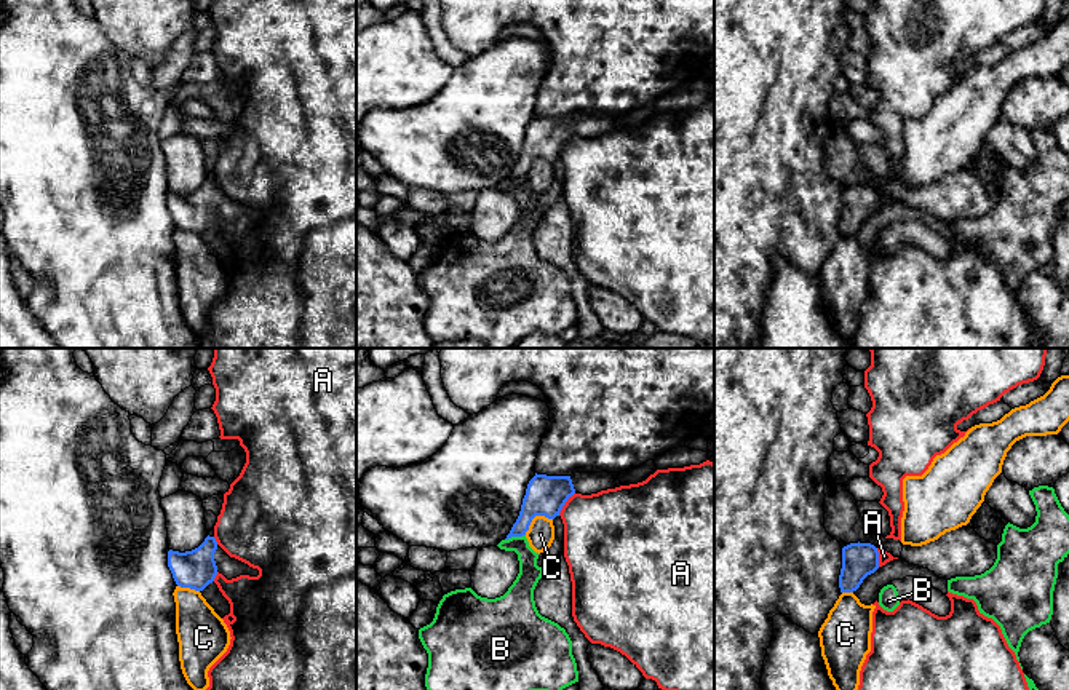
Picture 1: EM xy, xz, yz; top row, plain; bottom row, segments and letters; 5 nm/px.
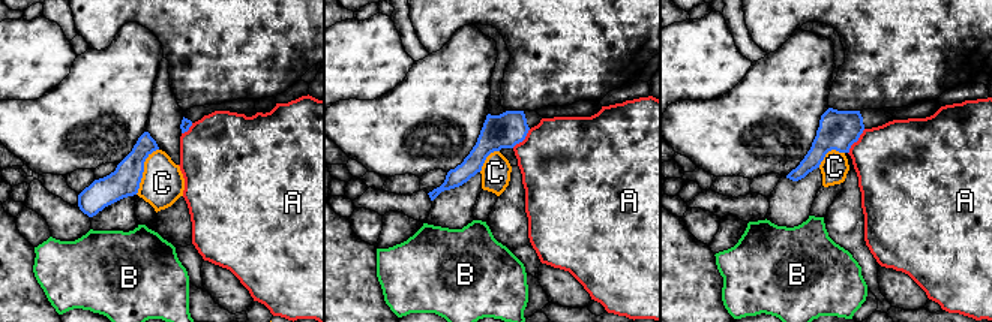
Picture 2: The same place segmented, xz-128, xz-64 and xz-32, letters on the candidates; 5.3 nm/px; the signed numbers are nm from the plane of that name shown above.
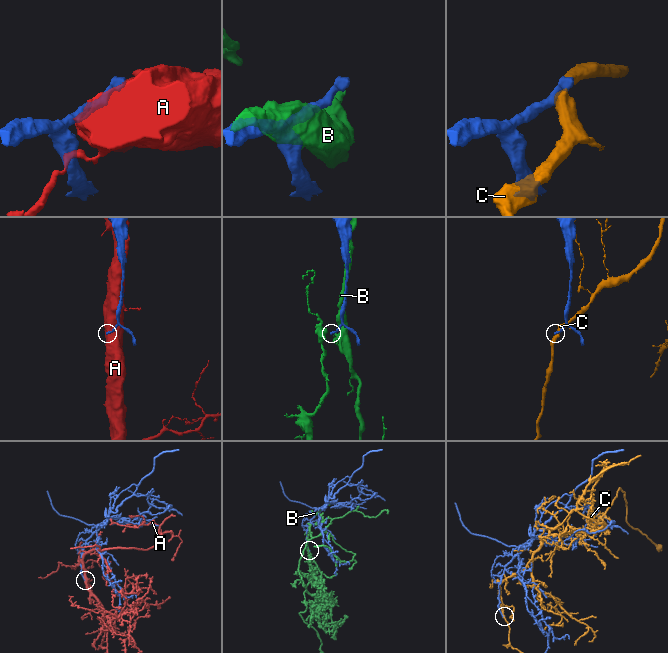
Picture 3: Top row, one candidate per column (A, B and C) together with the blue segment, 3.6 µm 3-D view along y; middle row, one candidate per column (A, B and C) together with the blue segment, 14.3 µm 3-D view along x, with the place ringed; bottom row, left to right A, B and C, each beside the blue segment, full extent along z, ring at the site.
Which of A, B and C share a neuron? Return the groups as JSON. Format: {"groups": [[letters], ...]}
{"groups": [["A"], ["B"], ["C"]]}

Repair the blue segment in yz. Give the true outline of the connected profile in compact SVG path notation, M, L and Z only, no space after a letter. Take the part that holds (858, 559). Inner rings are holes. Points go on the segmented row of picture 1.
M850 543L842 548L839 575L840 593L853 593L863 580L879 569L879 551L871 543Z

